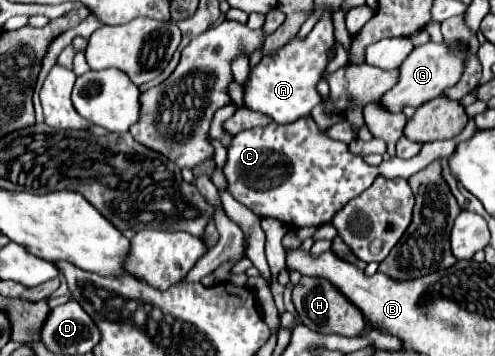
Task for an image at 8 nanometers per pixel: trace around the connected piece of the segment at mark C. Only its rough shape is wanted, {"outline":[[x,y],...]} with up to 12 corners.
{"outline":[[311,115],[233,137],[229,193],[257,217],[329,223],[377,177],[451,157],[475,121],[379,167]]}

